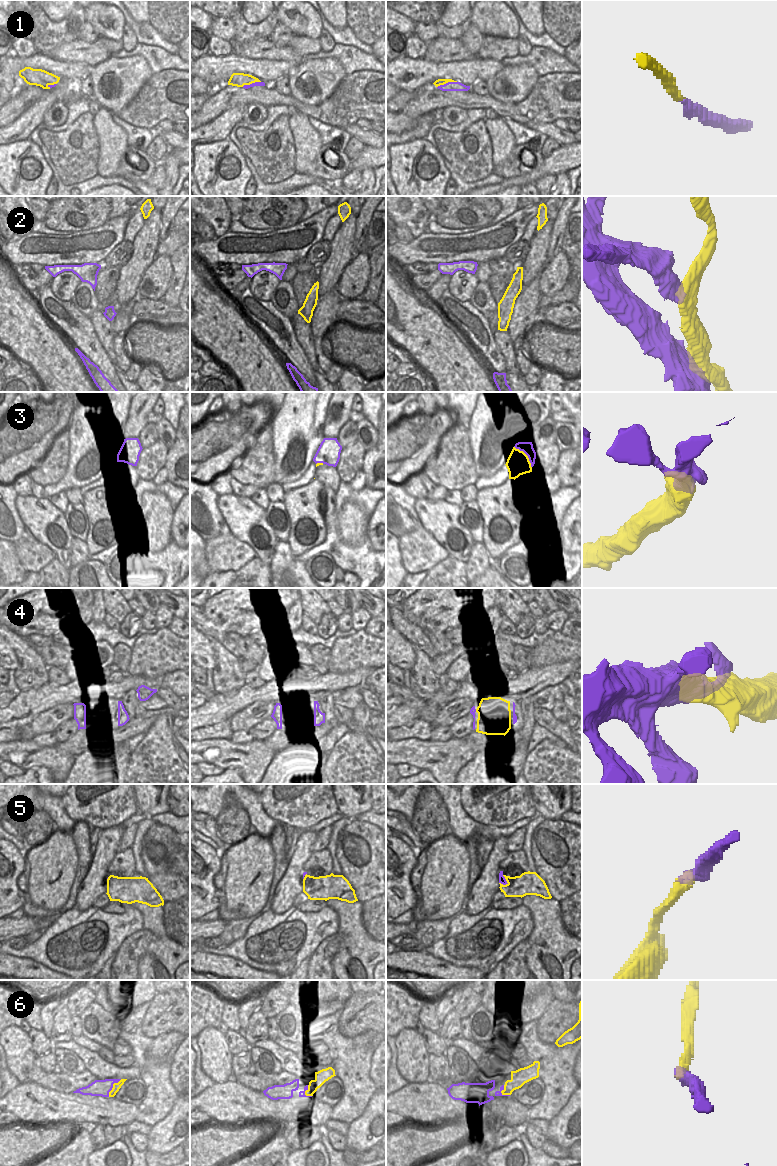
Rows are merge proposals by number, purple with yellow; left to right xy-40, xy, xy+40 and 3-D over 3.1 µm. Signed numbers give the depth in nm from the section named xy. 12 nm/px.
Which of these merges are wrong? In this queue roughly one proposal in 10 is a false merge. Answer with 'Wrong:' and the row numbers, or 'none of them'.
Wrong: 2

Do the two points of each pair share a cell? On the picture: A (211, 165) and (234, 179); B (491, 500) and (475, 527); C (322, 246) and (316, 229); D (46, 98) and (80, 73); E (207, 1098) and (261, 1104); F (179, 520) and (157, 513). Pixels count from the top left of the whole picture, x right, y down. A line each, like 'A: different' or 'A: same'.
A: same
B: different
C: different
D: different
E: same
F: different

